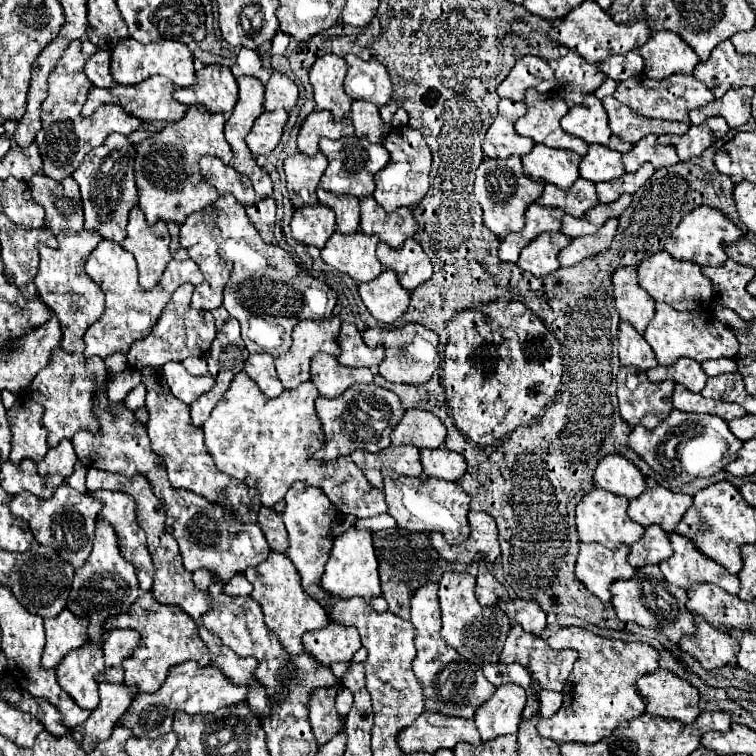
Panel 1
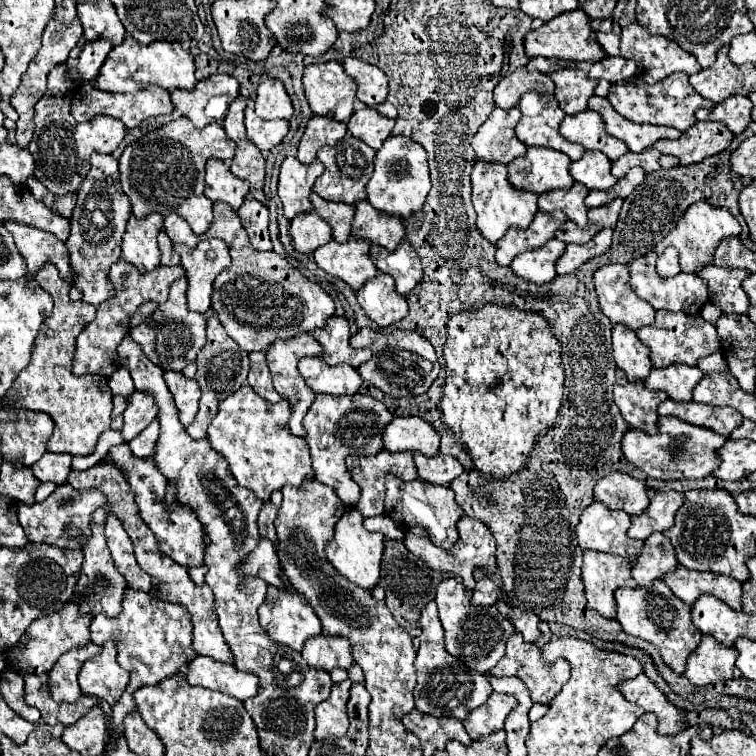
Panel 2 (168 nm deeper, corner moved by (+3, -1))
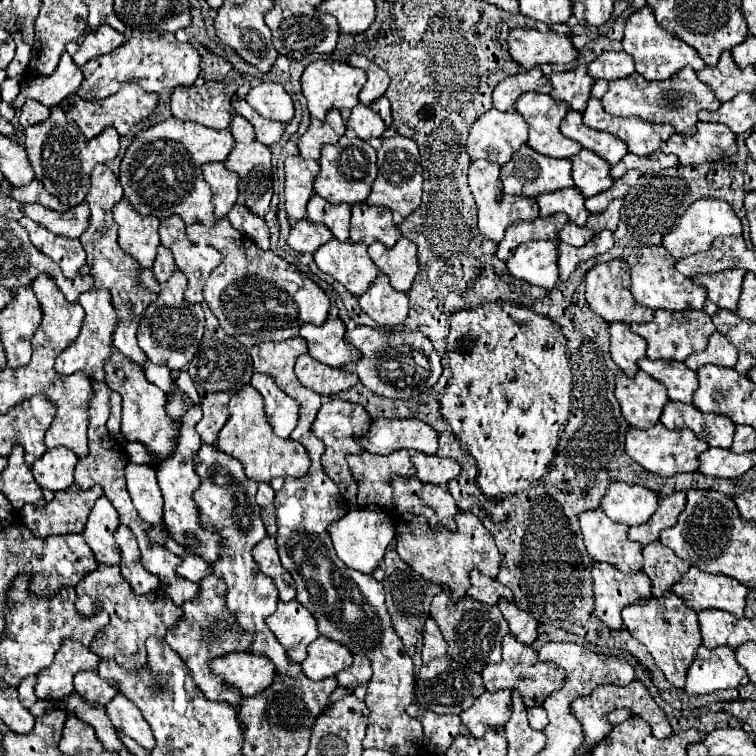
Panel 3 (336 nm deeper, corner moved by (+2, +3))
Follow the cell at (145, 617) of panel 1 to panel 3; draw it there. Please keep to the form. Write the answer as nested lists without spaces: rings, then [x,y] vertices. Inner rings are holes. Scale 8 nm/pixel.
[[[99,565],[95,571],[89,571],[77,585],[77,605],[79,613],[89,617],[89,609],[103,609],[109,613],[111,621],[105,625],[95,639],[91,641],[91,651],[95,651],[99,657],[115,659],[119,665],[127,669],[139,669],[145,665],[145,639],[147,637],[157,637],[163,639],[165,633],[175,627],[177,619],[183,615],[181,607],[175,607],[163,591],[153,591],[147,595],[135,595],[129,583],[121,577],[119,565]]]

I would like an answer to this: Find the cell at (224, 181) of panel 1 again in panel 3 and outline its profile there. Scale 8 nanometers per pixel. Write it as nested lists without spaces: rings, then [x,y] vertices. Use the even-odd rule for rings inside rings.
[[[205,163],[203,177],[211,185],[215,219],[225,217],[237,201],[237,175],[231,173],[223,163]]]

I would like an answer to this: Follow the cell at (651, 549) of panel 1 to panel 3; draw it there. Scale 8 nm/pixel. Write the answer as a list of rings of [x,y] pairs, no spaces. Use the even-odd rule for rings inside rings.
[[[659,541],[645,545],[643,557],[645,557],[643,571],[647,573],[647,577],[653,583],[655,597],[667,595],[671,591],[671,587],[675,585],[675,581],[679,583],[681,575],[691,567],[691,565],[683,563],[683,559],[679,559],[669,547],[661,545]]]

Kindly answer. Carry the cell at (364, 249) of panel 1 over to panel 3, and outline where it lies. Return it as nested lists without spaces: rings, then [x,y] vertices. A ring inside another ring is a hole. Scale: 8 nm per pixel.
[[[331,239],[315,251],[317,267],[339,281],[351,295],[361,297],[377,277],[377,267],[367,255],[367,243]]]

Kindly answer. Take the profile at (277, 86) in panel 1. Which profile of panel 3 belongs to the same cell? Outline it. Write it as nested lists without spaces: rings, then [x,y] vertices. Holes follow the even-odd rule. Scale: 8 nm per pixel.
[[[259,83],[247,93],[245,101],[265,119],[281,123],[289,123],[293,119],[293,101],[279,83]]]

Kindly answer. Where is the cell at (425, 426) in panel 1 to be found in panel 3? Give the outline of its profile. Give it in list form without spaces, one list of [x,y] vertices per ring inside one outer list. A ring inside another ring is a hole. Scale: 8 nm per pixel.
[[[375,419],[365,435],[359,435],[365,451],[387,455],[397,449],[413,449],[425,455],[437,451],[437,433],[419,419]]]

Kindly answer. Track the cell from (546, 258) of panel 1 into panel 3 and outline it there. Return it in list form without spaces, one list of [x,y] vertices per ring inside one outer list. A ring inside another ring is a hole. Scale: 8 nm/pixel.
[[[533,241],[517,247],[507,261],[509,275],[537,285],[553,289],[557,279],[557,241]]]

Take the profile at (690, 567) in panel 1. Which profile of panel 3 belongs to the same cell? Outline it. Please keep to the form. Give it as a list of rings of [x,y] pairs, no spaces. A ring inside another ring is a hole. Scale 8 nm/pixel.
[[[691,567],[683,575],[683,579],[673,585],[671,591],[679,595],[693,611],[721,609],[739,619],[743,617],[745,599],[749,593],[749,589],[737,579],[731,579],[727,575],[703,573],[697,567]]]

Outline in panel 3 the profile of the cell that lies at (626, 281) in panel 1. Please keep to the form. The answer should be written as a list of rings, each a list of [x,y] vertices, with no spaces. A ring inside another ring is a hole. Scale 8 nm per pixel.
[[[613,259],[607,263],[599,263],[585,275],[585,297],[589,307],[603,317],[607,323],[623,321],[623,323],[647,323],[653,319],[653,309],[637,303],[629,291],[629,265],[623,259]]]

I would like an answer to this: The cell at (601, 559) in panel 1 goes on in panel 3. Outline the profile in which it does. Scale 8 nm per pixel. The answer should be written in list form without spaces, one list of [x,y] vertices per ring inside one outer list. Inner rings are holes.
[[[595,563],[591,573],[595,581],[595,615],[609,629],[623,629],[623,607],[651,597],[651,581],[643,571],[621,573],[609,563]]]

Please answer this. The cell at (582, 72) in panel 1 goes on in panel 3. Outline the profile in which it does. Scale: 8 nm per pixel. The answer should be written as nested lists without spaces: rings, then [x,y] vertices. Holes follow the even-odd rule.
[[[579,65],[575,69],[569,71],[561,71],[561,73],[553,73],[549,77],[551,83],[551,95],[555,99],[563,99],[565,103],[569,103],[569,107],[573,111],[583,113],[587,107],[587,101],[591,97],[591,87],[595,83],[595,79],[591,79],[587,75],[587,67]]]

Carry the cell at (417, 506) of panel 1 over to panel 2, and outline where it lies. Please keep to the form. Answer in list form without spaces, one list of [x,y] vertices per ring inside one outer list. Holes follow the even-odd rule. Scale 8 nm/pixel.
[[[388,475],[386,477],[384,507],[386,507],[386,515],[392,517],[400,525],[422,525],[428,531],[430,541],[440,549],[450,551],[454,547],[454,543],[458,541],[456,523],[464,515],[464,511],[456,503],[450,487],[432,485],[432,483],[426,483],[422,479],[414,479],[414,481],[406,483],[394,475]]]

